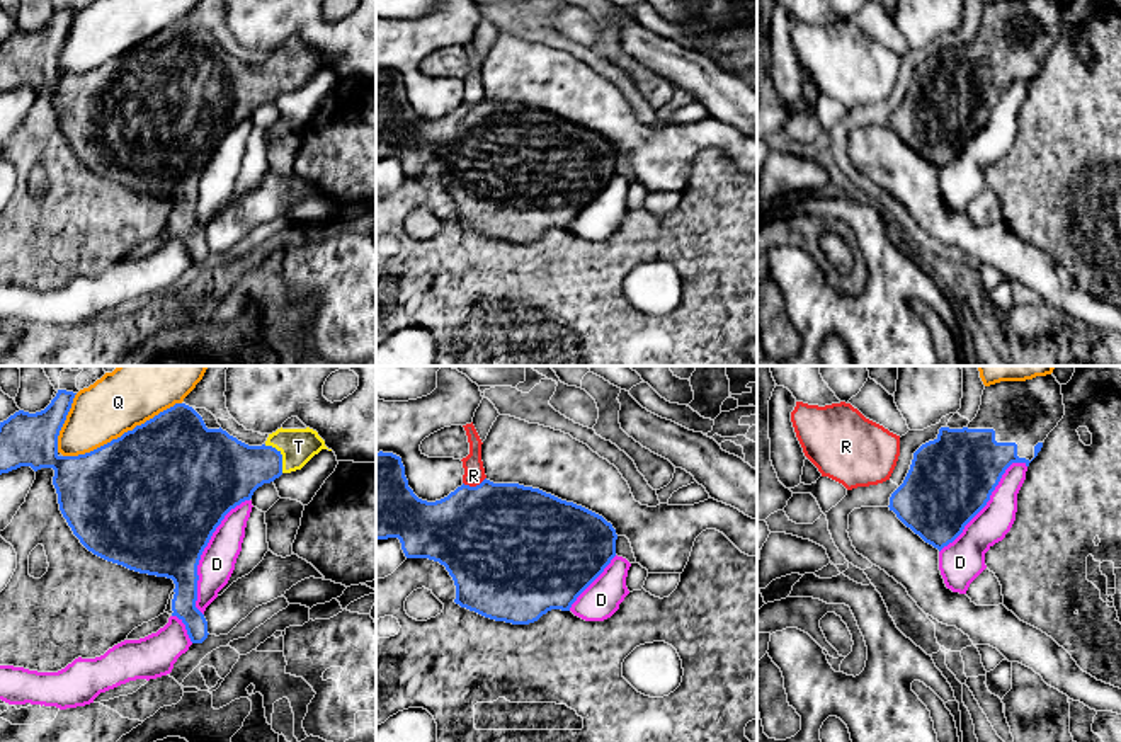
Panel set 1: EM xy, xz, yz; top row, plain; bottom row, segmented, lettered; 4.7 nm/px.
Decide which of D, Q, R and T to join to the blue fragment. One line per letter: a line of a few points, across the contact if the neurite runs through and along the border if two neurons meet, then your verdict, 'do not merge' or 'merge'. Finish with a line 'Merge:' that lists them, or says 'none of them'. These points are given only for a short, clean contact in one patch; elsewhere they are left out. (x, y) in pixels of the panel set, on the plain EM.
D: do not merge
Q: do not merge
R: do not merge
T: line xy (232, 89), (262, 84), (281, 74), (298, 65); merge
Merge: T

